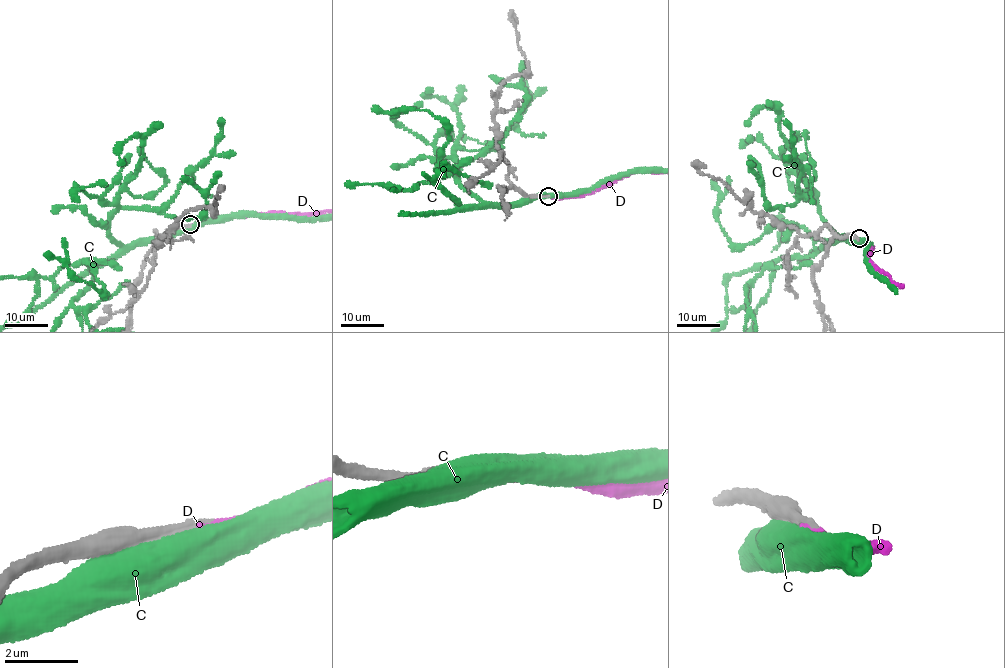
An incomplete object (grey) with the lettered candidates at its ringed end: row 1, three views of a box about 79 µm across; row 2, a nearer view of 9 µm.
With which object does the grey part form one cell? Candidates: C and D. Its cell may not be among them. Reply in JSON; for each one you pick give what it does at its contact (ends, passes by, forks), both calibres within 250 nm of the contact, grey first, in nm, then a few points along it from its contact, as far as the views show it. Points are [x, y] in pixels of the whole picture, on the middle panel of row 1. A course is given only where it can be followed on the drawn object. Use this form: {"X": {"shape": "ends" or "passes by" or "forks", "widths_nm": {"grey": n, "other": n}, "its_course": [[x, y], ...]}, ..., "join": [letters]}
{"D": {"shape": "ends", "widths_nm": {"grey": 340, "other": 280}}, "join": ["D"]}

